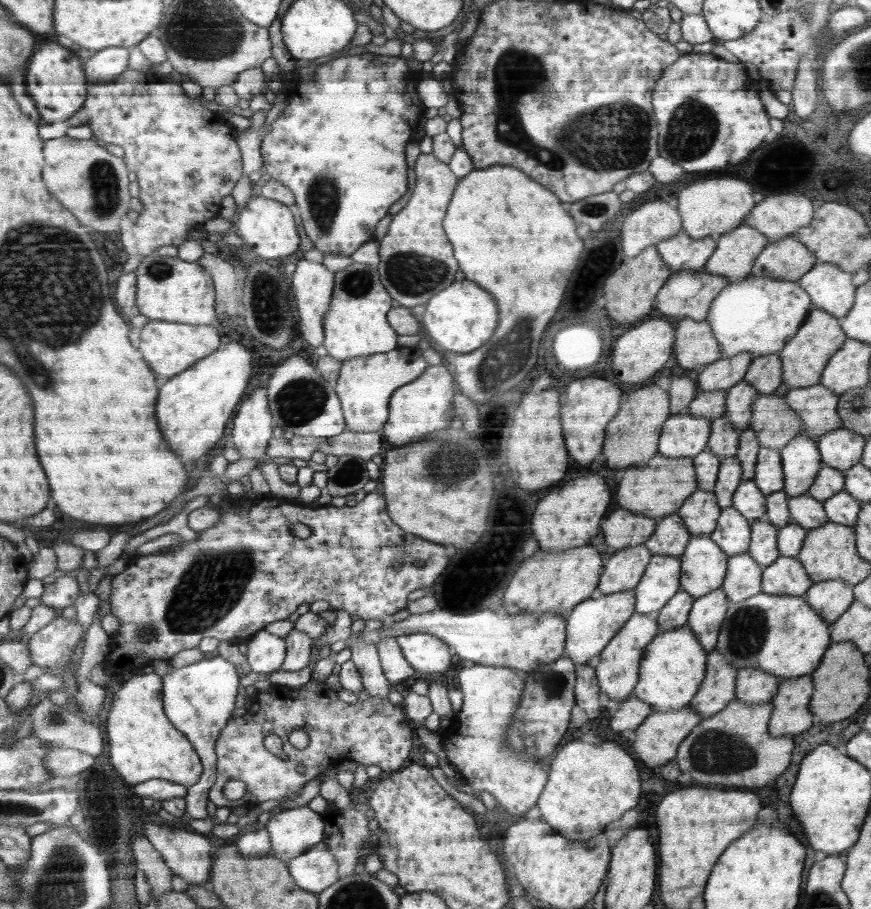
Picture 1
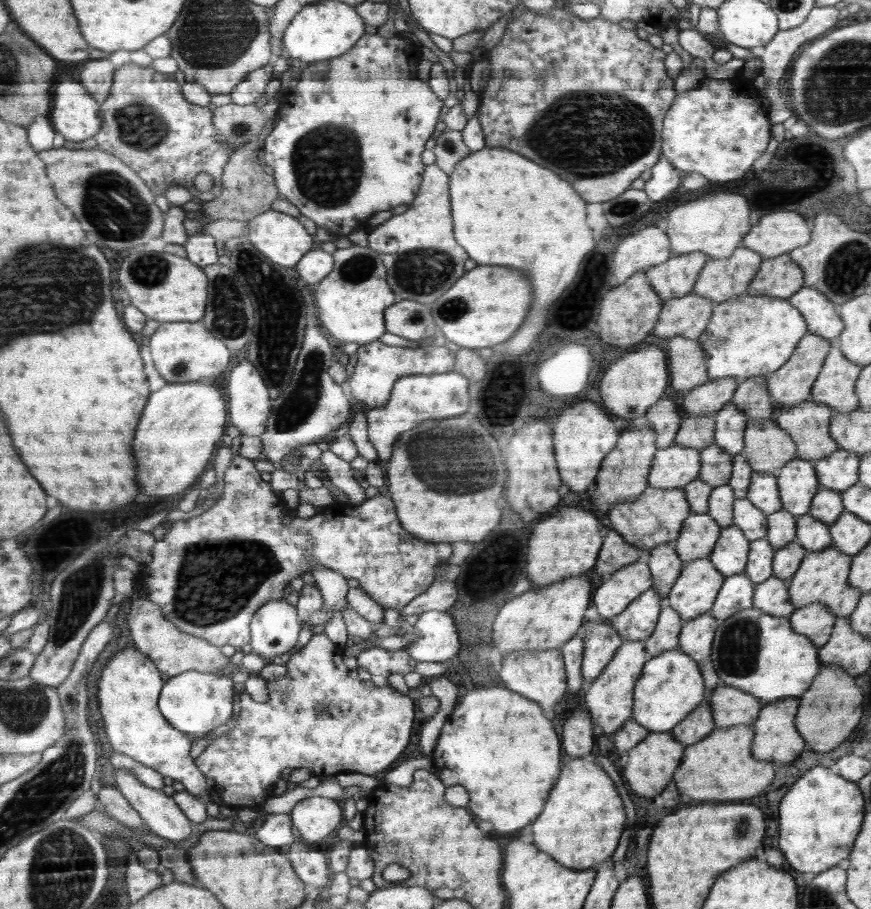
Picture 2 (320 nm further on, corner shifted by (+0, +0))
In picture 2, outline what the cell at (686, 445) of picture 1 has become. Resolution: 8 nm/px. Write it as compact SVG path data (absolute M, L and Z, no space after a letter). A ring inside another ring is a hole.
M673 443L668 448L658 448L651 468L652 488L686 488L699 478L702 470L702 453L698 448L688 448Z

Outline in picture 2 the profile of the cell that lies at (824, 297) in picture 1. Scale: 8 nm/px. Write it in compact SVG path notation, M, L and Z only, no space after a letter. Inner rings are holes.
M805 284L795 295L787 299L806 318L808 332L830 341L846 329L843 318L834 312L834 303L817 287Z

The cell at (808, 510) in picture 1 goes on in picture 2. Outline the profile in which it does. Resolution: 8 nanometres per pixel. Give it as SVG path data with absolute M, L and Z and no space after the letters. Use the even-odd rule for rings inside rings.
M809 513L797 517L795 541L803 545L808 553L823 551L834 543L830 526Z

